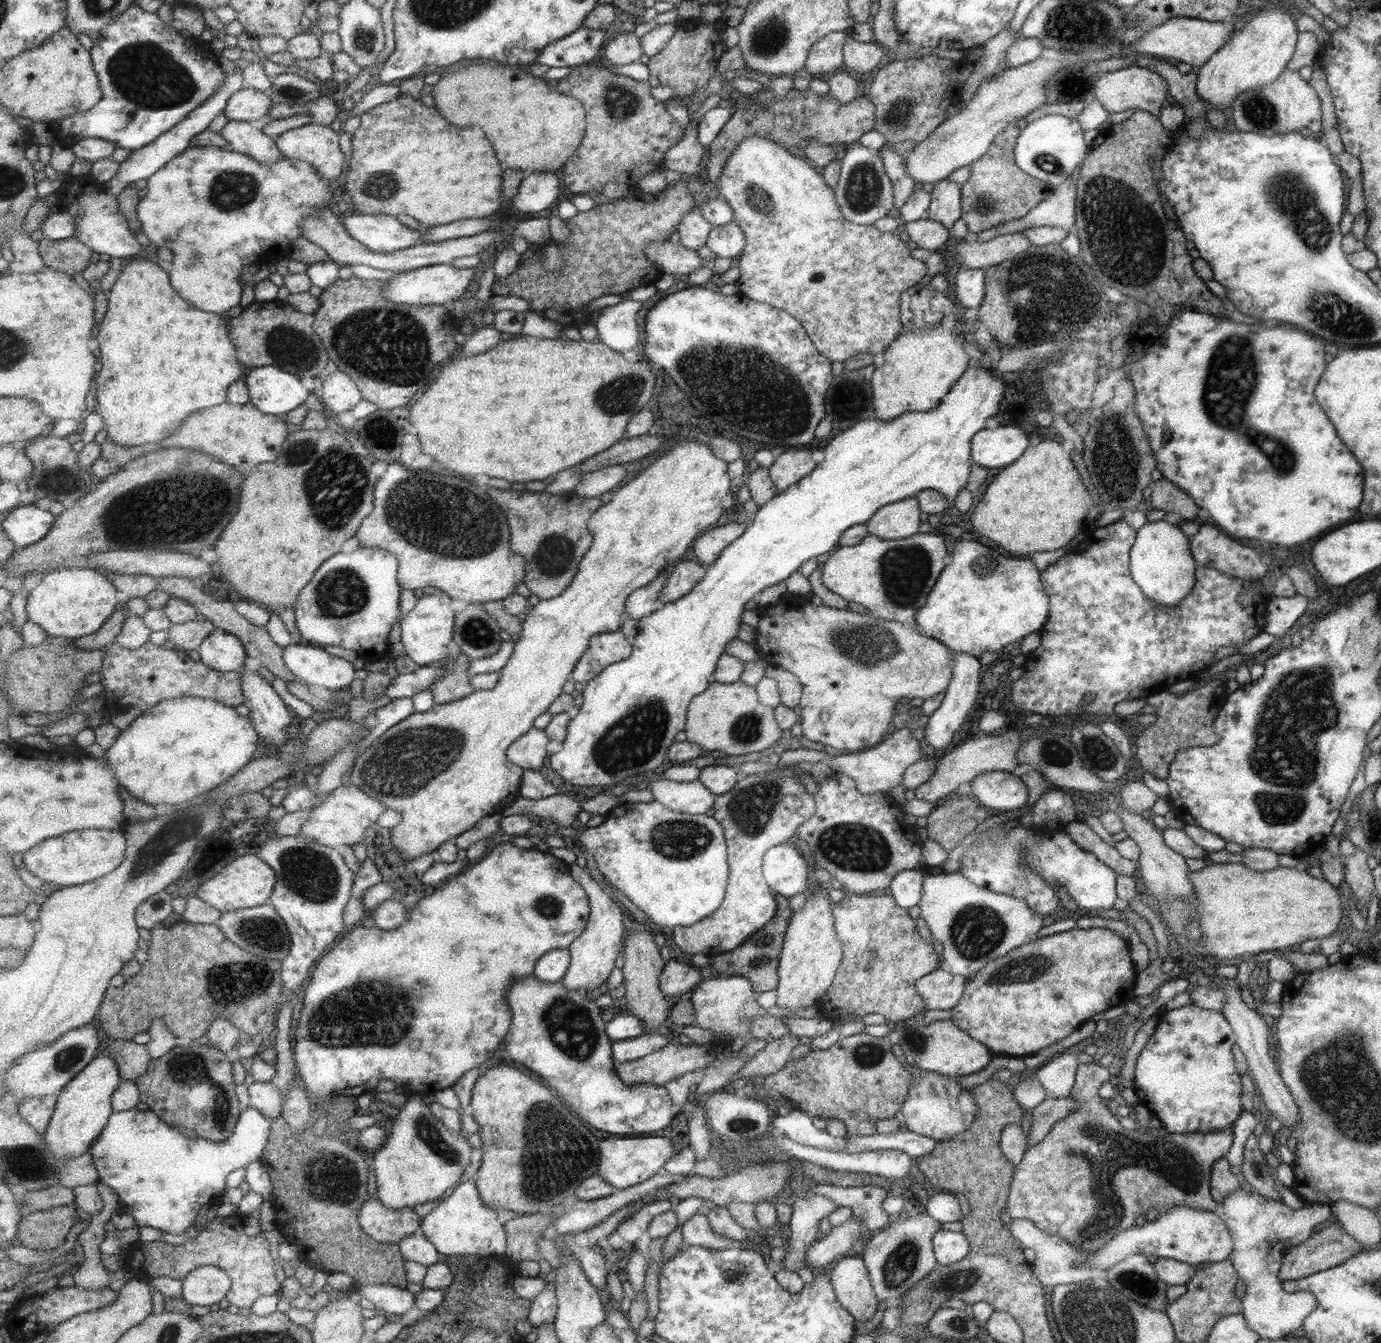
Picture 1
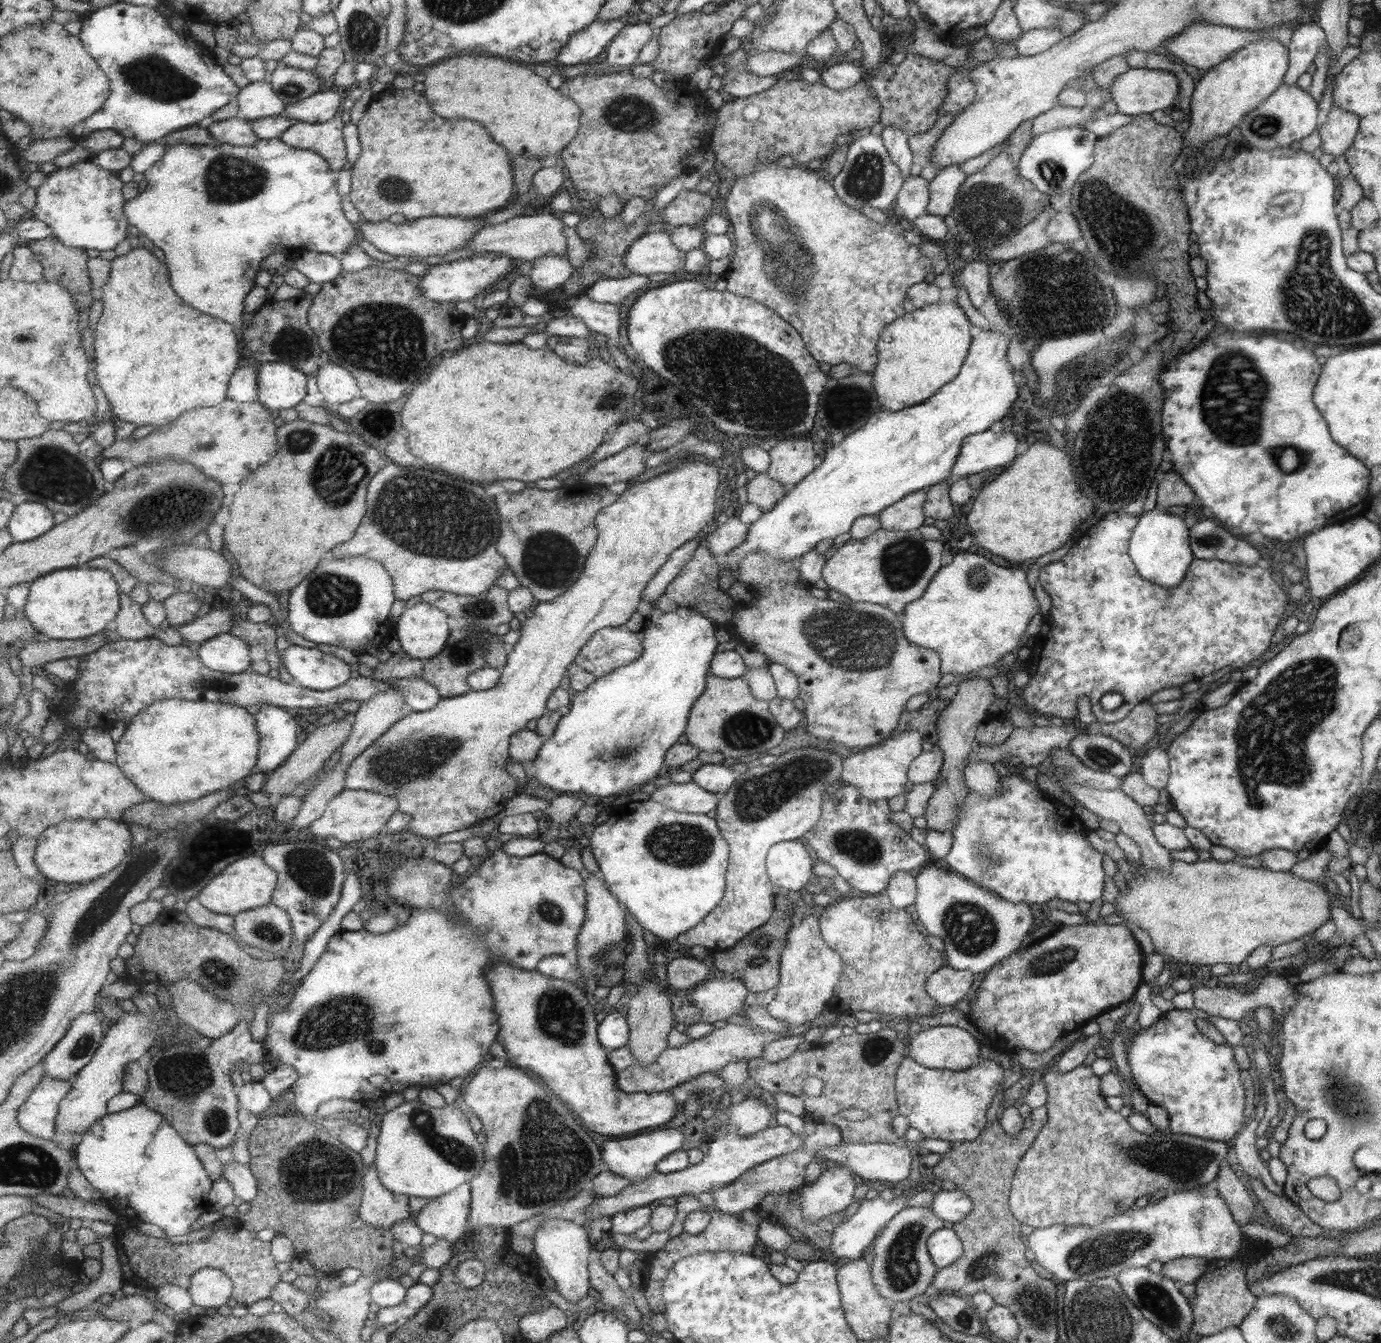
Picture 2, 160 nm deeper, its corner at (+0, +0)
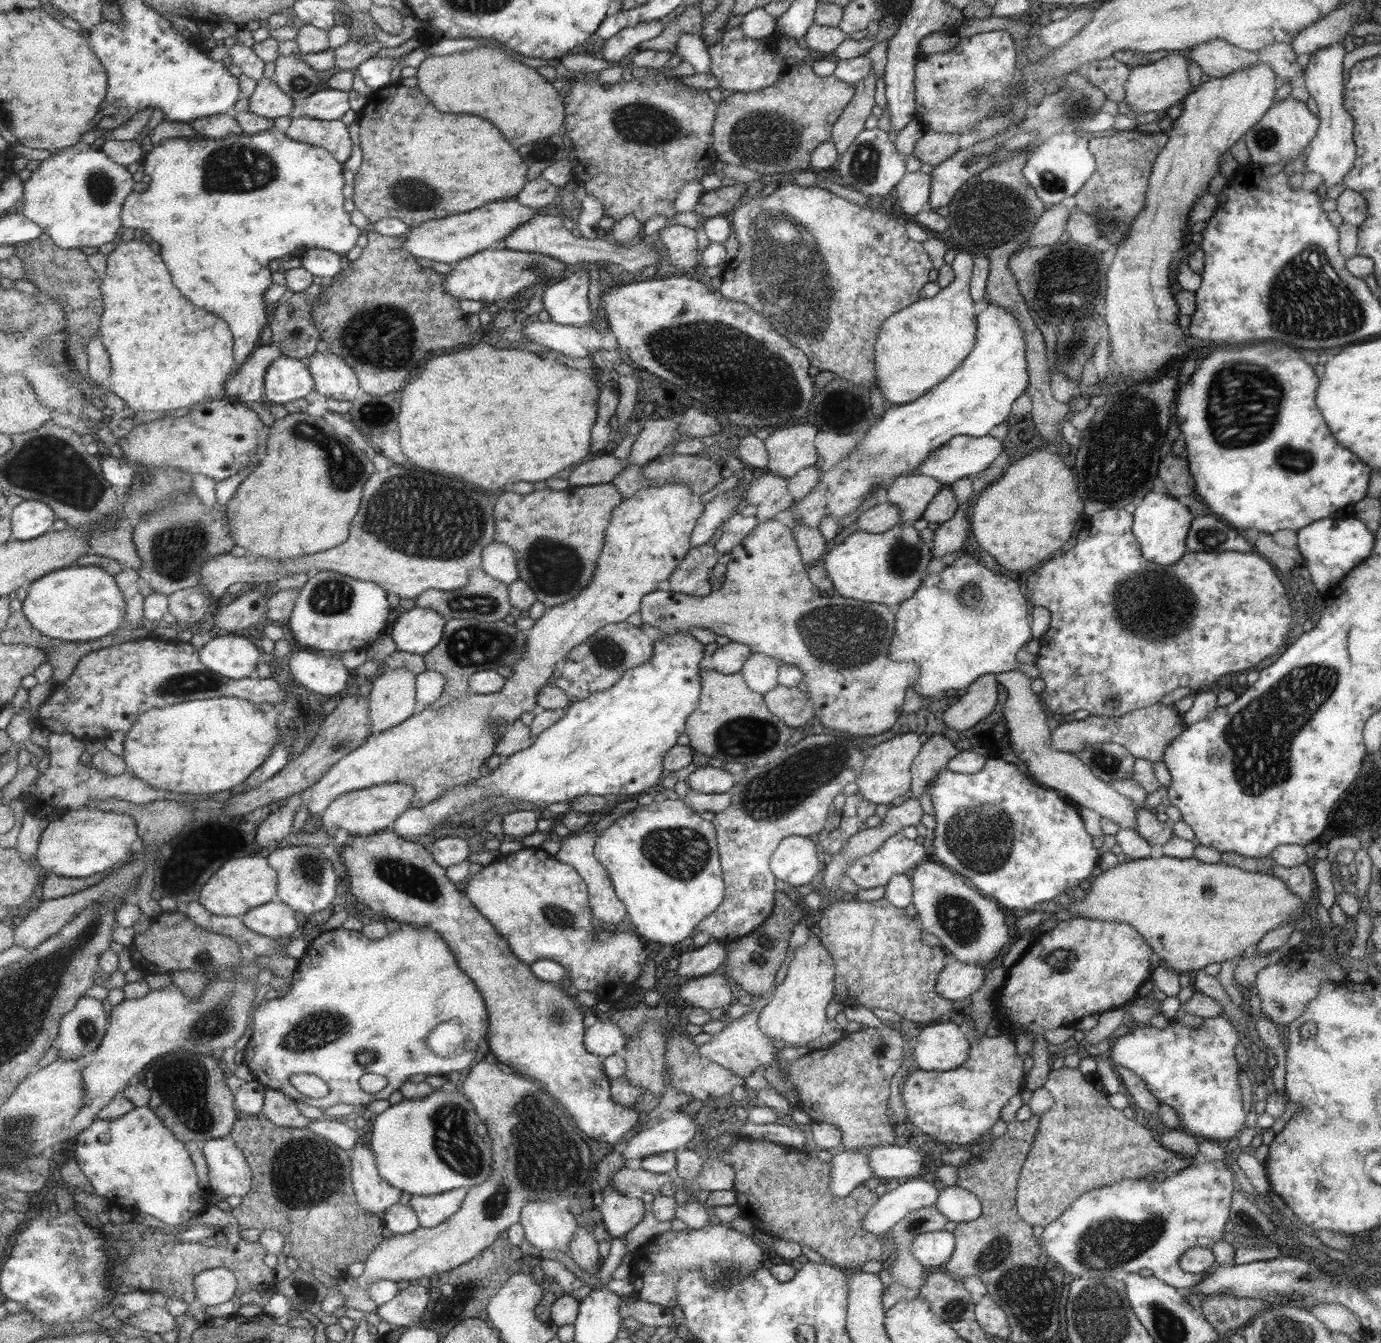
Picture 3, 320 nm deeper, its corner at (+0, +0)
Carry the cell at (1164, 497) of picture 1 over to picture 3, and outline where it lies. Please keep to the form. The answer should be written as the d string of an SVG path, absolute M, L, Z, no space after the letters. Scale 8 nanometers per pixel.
M1163 454L1162 462L1159 463L1158 478L1165 484L1165 493L1175 499L1187 500L1187 494L1191 492L1187 486L1187 460L1183 456Z

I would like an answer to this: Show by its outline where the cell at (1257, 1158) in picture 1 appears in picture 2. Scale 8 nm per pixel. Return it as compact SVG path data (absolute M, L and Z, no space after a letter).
M1248 1175L1244 1177L1249 1179L1248 1187L1257 1196L1269 1220L1274 1221L1280 1227L1279 1231L1291 1237L1308 1236L1309 1238L1315 1238L1323 1232L1320 1226L1313 1224L1297 1206L1284 1196L1280 1197L1269 1192L1256 1178L1250 1178Z

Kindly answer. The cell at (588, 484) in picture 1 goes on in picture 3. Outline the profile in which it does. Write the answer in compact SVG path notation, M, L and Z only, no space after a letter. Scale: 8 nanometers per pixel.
M656 418L643 423L643 429L631 447L630 464L642 467L662 456L663 450L680 434L679 427L678 419Z

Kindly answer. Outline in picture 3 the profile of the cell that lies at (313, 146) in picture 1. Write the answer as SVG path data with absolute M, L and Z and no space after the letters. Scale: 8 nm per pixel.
M301 116L292 120L286 134L293 140L326 148L342 163L347 162L353 152L354 144L349 128L341 120L329 121Z

